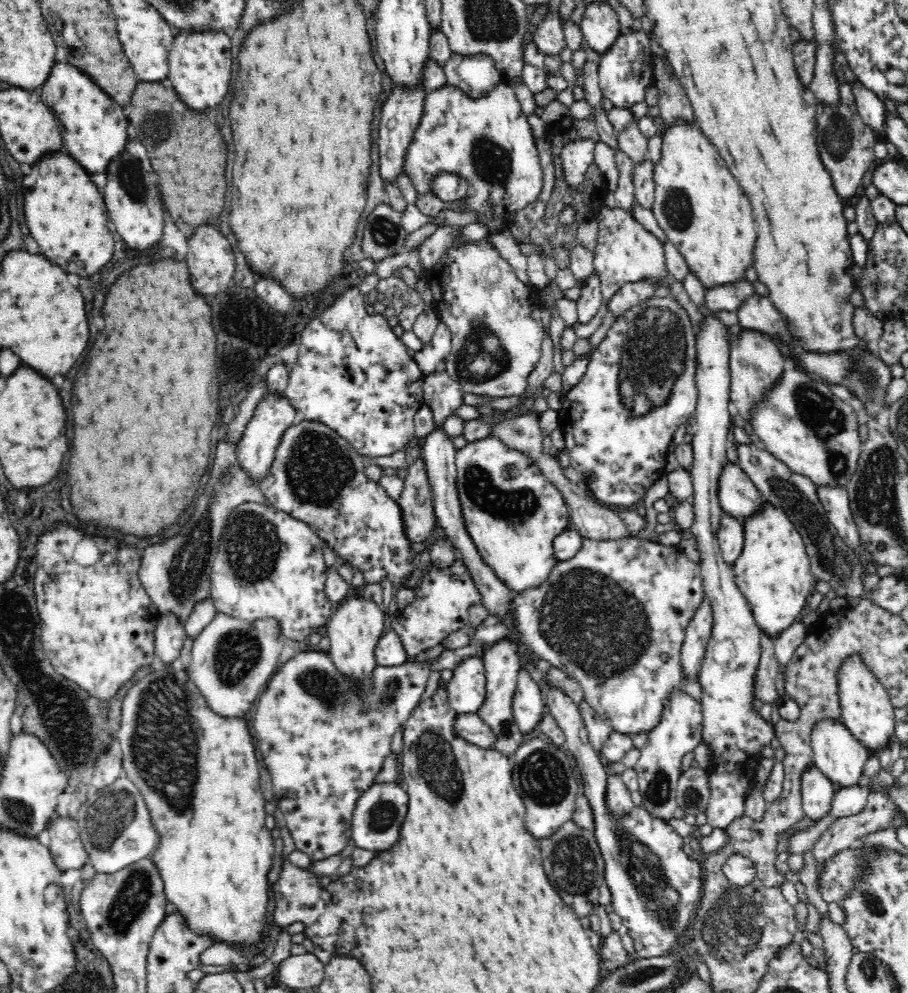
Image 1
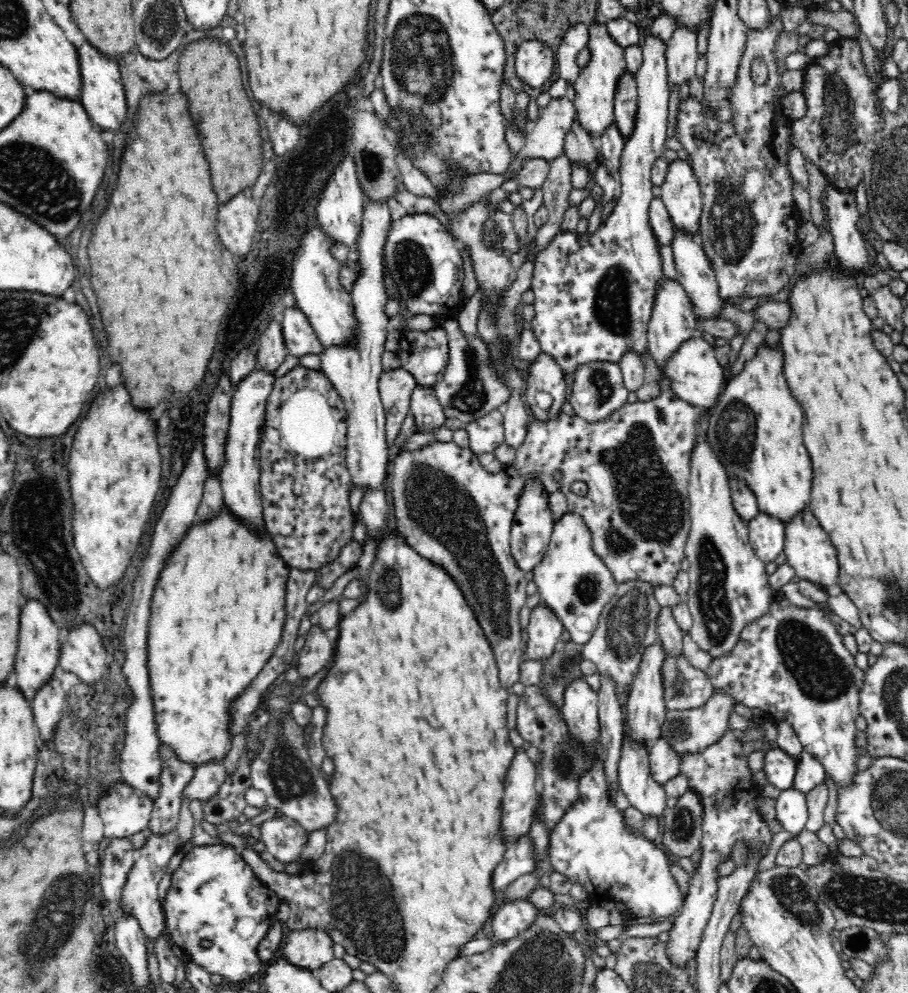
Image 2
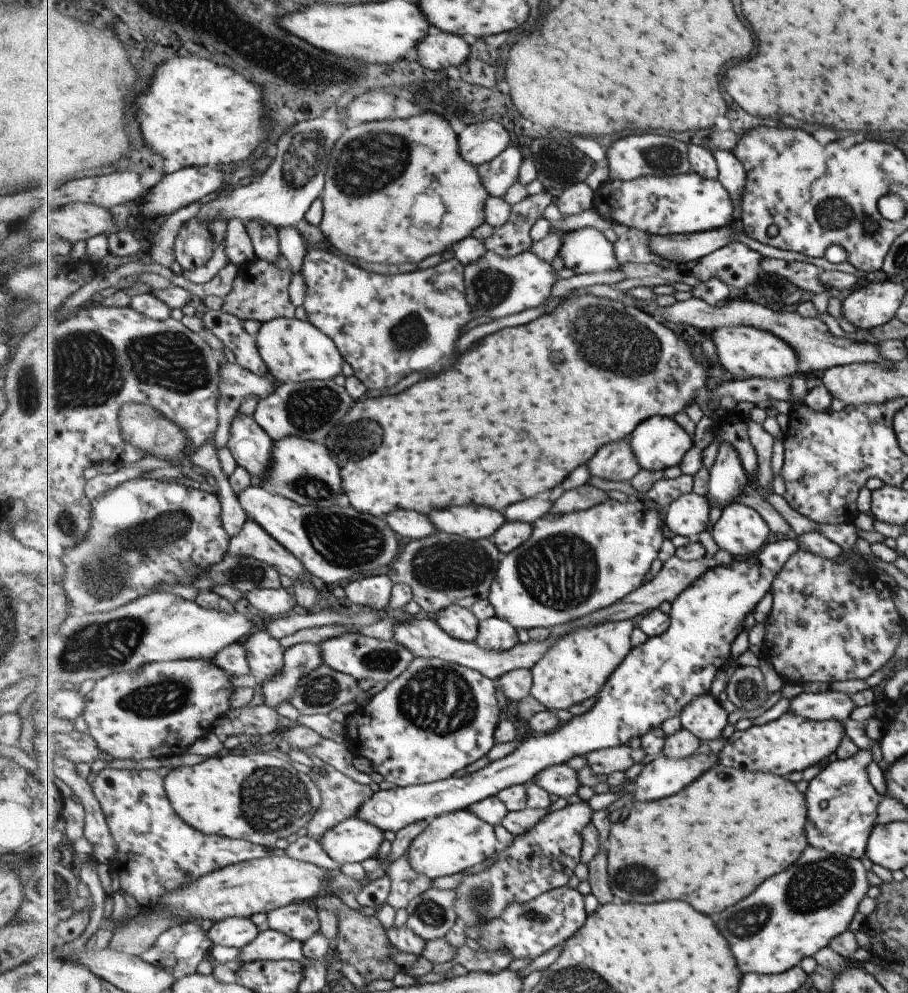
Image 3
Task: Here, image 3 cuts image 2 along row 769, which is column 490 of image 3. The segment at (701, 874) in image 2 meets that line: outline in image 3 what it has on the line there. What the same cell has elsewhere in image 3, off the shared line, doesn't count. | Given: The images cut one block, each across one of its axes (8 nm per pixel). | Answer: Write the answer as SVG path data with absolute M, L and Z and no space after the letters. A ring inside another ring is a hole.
M418 657L410 666L410 669L402 674L395 682L390 683L383 691L374 696L366 706L361 705L359 710L350 716L350 735L348 735L348 746L351 752L358 757L365 757L372 763L375 771L380 773L386 781L397 784L400 787L410 787L413 785L426 785L436 783L445 779L450 779L466 766L478 762L480 758L488 754L497 746L497 731L502 722L502 712L500 712L500 700L498 700L498 681L487 678L482 672L469 667L461 666L457 663L446 661L437 657Z

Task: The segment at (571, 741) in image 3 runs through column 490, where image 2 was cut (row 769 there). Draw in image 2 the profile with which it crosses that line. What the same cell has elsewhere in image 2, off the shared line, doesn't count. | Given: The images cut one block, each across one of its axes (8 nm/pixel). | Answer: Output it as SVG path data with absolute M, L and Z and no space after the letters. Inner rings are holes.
M774 748L765 754L763 770L774 787L782 791L792 789L798 772L798 761L786 751Z

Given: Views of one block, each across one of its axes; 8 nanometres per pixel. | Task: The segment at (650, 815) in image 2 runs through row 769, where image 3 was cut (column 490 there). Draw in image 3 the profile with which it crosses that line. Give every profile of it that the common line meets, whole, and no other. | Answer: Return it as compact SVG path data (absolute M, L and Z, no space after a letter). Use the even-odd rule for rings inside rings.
M496 616L481 622L481 634L477 644L492 651L510 651L521 644L522 637L513 623Z

